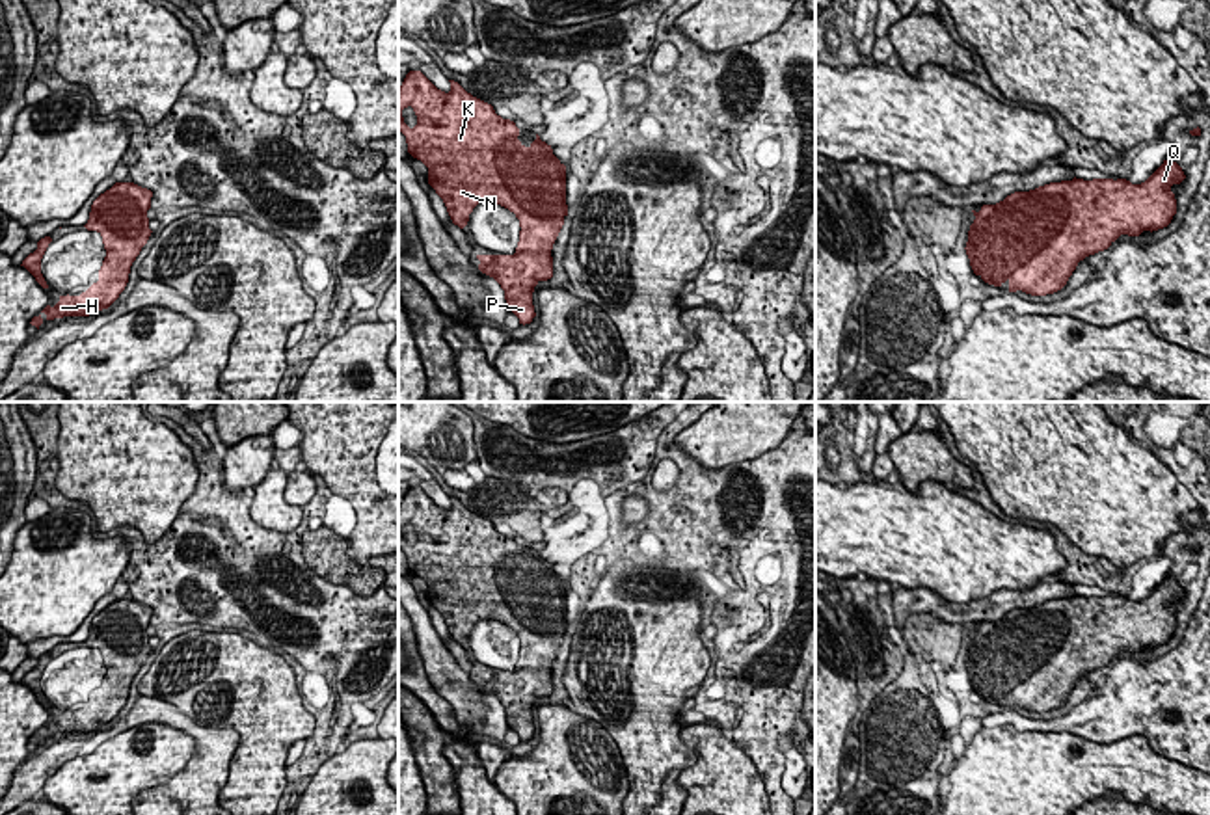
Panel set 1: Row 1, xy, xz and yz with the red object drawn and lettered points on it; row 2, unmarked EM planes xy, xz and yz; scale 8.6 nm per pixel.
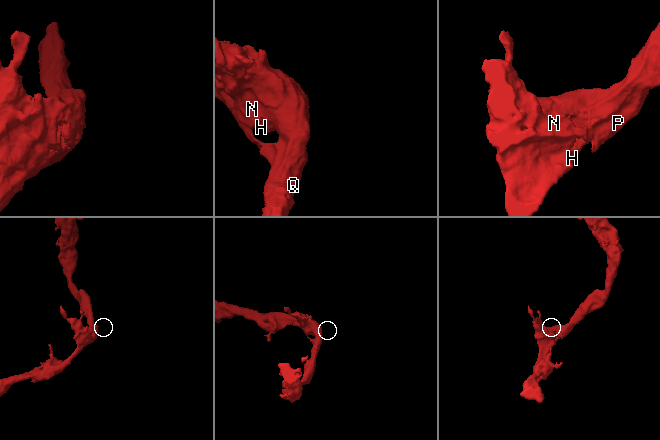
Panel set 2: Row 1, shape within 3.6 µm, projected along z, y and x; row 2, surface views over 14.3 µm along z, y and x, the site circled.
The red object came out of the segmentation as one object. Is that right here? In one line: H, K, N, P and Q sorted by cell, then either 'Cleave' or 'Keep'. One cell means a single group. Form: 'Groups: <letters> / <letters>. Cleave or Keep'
Groups: H K N P Q. Keep

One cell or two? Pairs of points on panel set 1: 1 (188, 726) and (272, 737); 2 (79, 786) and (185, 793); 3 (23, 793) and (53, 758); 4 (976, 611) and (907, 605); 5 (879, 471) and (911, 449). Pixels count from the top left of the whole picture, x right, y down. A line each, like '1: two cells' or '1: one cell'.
1: two cells
2: two cells
3: one cell
4: one cell
5: two cells

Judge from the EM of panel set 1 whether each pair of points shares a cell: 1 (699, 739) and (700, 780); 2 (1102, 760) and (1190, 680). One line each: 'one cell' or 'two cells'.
1: one cell
2: two cells

